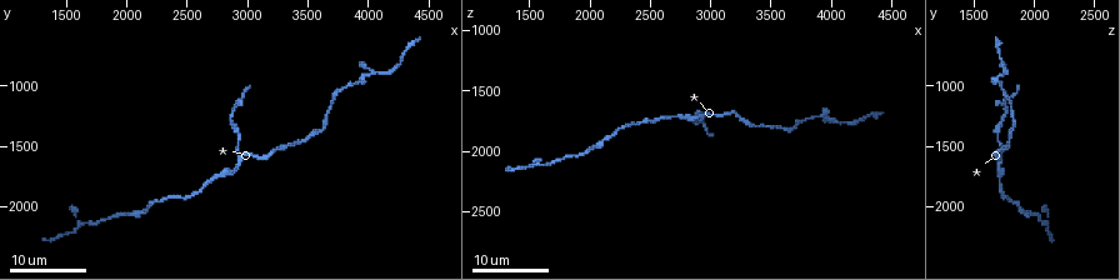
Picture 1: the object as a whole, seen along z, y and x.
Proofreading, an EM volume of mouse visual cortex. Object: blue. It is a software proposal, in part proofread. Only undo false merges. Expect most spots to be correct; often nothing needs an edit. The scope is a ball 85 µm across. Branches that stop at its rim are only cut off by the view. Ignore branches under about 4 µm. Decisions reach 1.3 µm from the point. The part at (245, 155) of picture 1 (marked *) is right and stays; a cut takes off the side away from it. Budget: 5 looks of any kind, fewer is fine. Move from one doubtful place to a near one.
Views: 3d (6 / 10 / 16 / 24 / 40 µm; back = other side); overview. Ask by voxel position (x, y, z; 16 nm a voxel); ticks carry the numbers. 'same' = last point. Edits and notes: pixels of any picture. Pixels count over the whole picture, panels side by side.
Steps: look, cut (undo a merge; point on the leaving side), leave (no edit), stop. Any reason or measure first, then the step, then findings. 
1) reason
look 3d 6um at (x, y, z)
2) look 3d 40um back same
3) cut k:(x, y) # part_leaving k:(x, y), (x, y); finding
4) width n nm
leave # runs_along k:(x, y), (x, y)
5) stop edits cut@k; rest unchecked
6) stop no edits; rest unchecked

side arm on a straight run
look 3d 24um at (4020, 900, 1720)

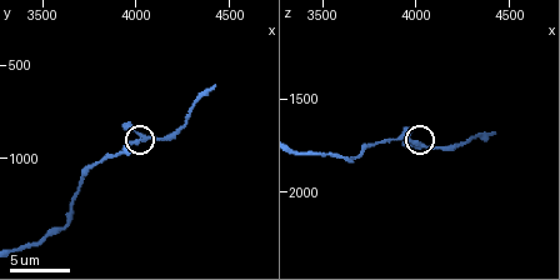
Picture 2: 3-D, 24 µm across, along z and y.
look 3d 6um at (4000, 920, 1740)

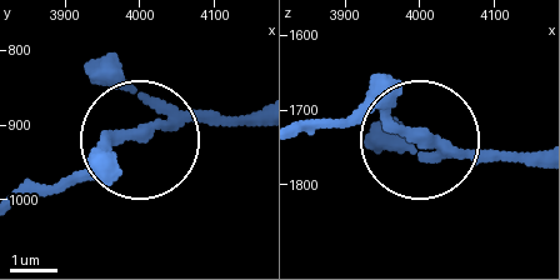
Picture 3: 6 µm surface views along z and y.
leave # runs_along 3:(309, 120), (385, 113), (453, 156), (536, 156); one neuron here

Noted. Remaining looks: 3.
calibre changes
look 3d 16um at (3660, 1240, 1820)

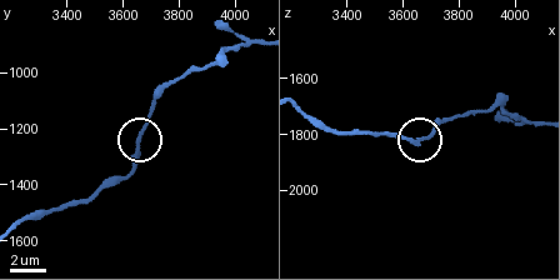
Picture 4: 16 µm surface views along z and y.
look 3d 6um same

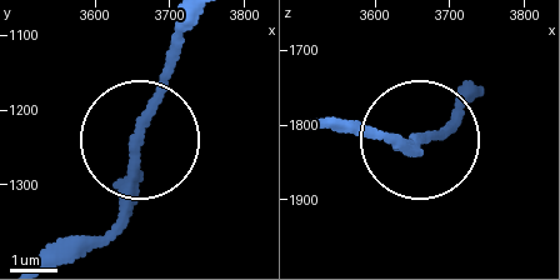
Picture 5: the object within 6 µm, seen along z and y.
width 210 nm
leave # runs_along 5:(80, 255), (111, 223), (175, 36); one neuron here

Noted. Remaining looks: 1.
stop no edits; rest unchecked

